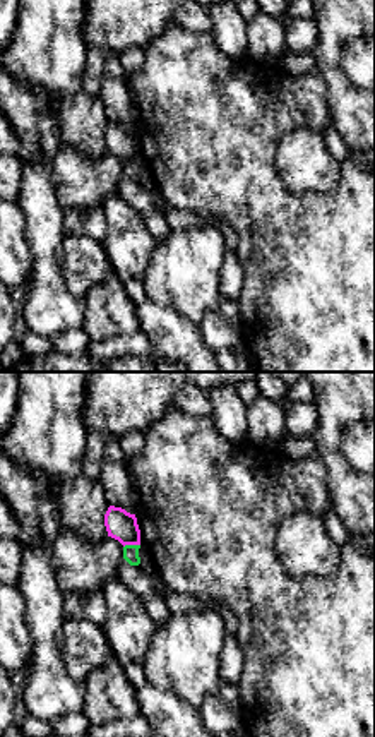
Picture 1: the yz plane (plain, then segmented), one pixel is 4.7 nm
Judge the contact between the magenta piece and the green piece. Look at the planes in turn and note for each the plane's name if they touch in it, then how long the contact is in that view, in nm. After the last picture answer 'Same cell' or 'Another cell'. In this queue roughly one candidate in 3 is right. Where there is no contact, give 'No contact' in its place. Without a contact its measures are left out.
Touches magenta in yz. Shared border 80 nm

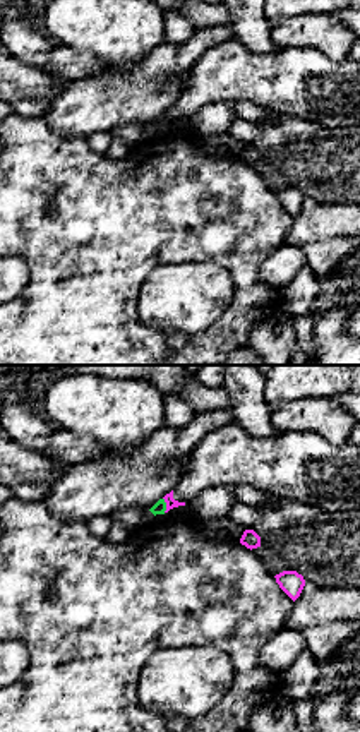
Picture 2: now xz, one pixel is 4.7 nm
Touches magenta in xz. Shared border 70 nm

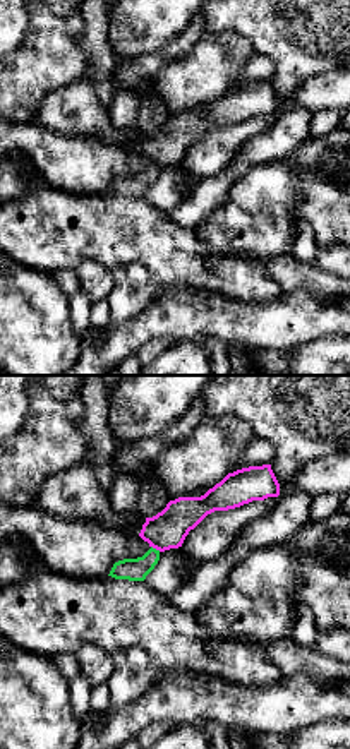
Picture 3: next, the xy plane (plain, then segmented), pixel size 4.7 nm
Touches magenta in xy. Shared border 50 nm

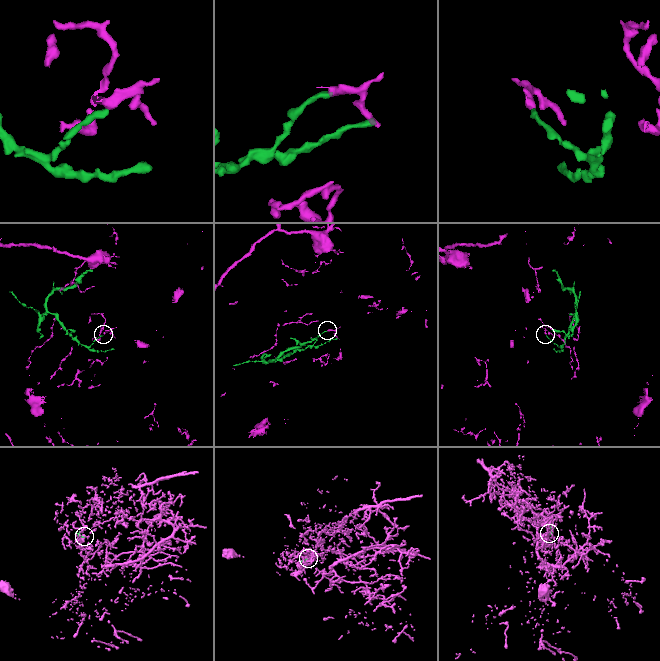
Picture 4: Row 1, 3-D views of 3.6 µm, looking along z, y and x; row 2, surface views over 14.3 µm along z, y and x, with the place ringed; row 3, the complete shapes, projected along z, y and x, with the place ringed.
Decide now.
Another cell

